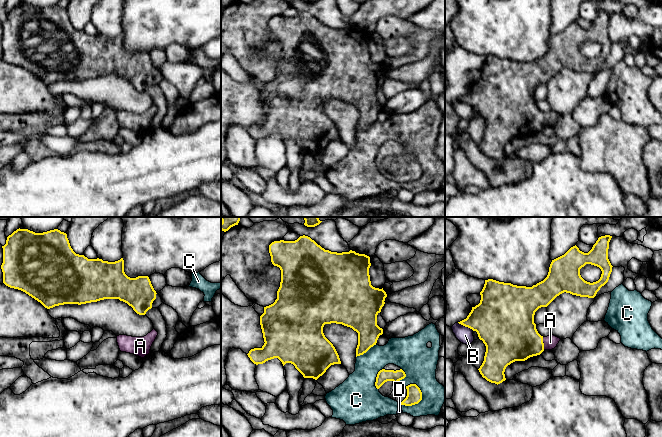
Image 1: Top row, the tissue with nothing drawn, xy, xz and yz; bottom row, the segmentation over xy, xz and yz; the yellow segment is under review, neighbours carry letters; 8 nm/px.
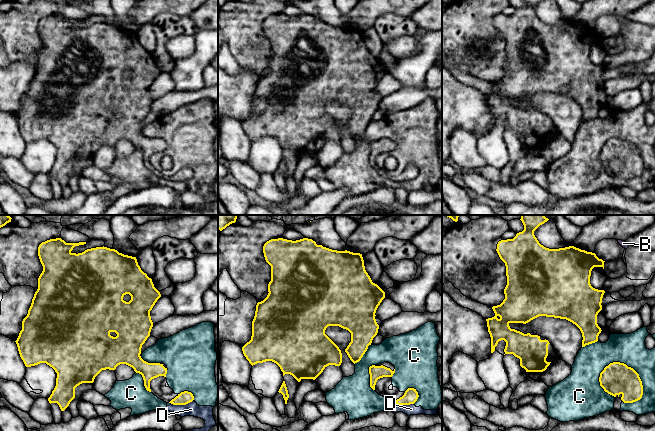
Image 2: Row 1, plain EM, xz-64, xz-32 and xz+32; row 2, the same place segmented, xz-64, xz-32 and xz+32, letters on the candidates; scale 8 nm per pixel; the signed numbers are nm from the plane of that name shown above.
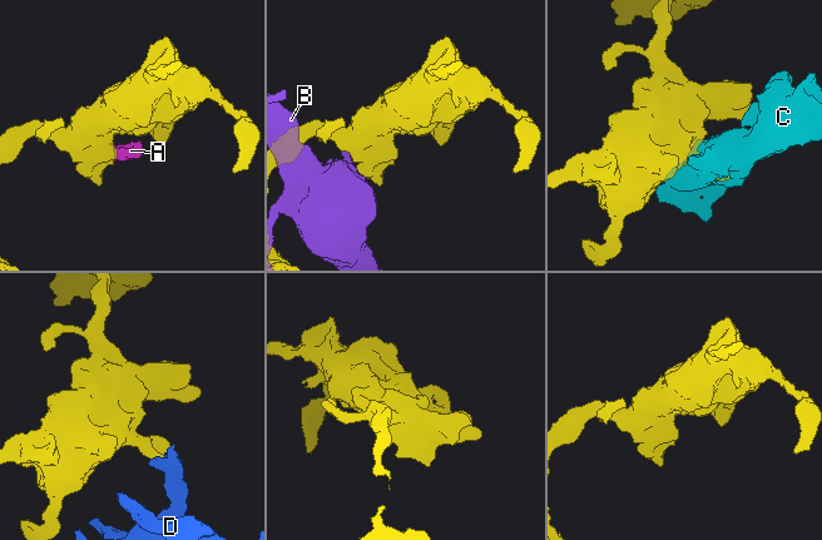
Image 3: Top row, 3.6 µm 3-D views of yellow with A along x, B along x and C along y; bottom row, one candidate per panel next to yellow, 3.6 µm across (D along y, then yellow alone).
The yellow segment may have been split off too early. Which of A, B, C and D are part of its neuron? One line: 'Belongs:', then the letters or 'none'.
Belongs: A

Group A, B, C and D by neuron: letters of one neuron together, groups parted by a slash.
A / B / C D

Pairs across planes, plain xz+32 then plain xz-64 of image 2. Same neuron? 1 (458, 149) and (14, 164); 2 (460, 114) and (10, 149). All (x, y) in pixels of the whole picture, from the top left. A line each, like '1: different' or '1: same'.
1: different
2: different

